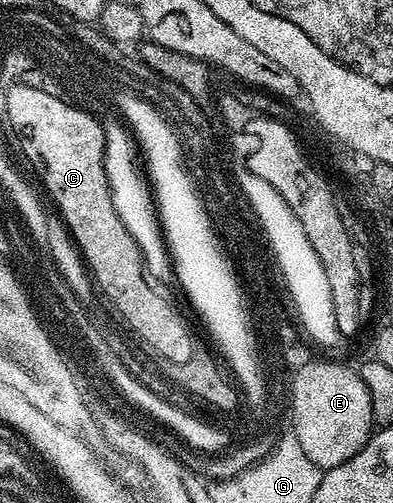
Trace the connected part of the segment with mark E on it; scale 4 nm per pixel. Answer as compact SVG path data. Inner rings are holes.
M323 360L321 365L309 366L303 370L296 382L295 398L289 402L289 409L291 422L295 425L293 436L301 444L305 456L309 456L309 460L313 460L313 464L323 472L337 468L345 464L345 460L357 456L357 452L365 448L373 433L369 388L366 387L360 371L343 362Z

